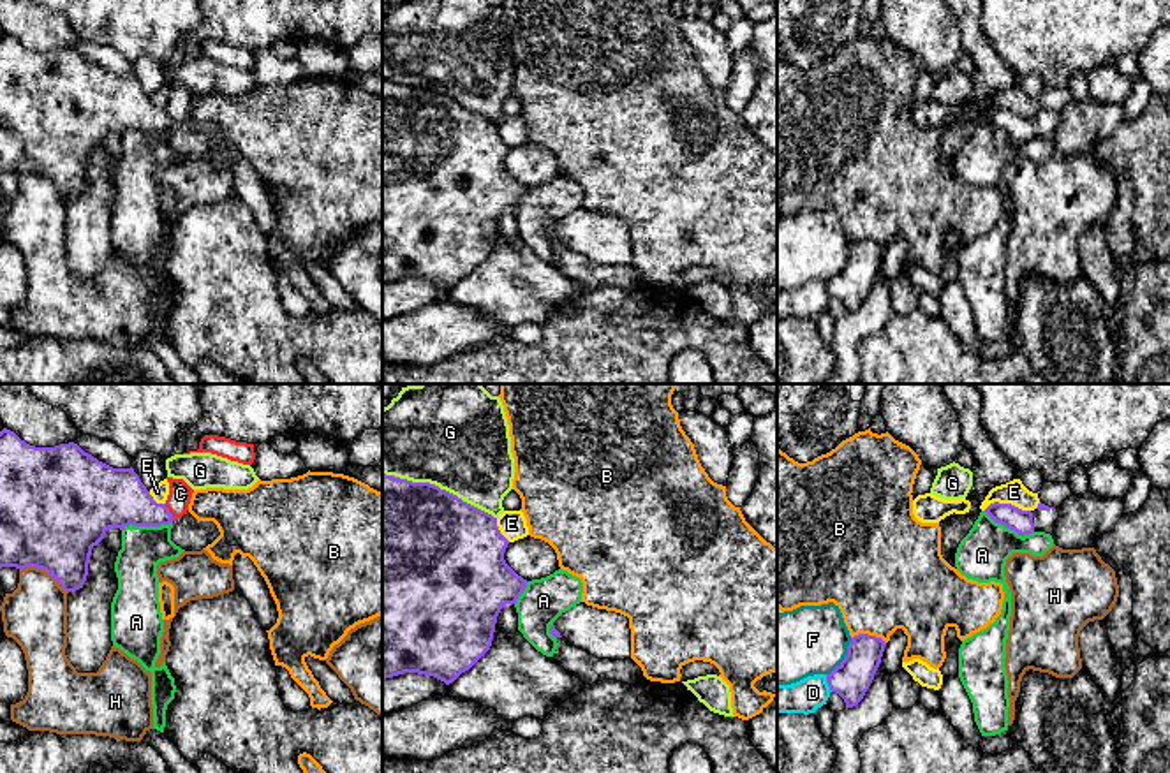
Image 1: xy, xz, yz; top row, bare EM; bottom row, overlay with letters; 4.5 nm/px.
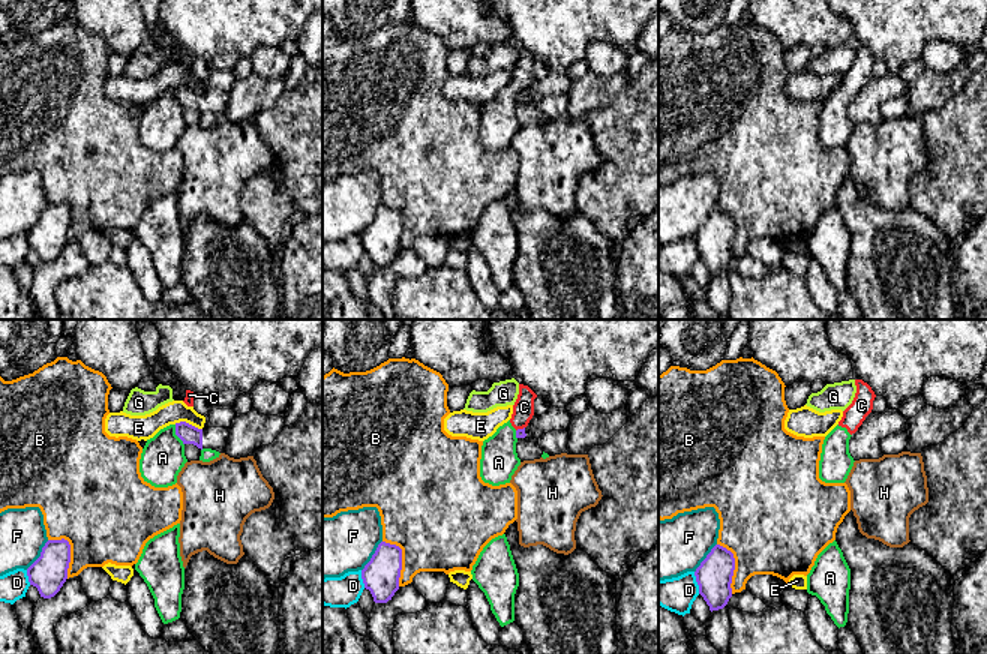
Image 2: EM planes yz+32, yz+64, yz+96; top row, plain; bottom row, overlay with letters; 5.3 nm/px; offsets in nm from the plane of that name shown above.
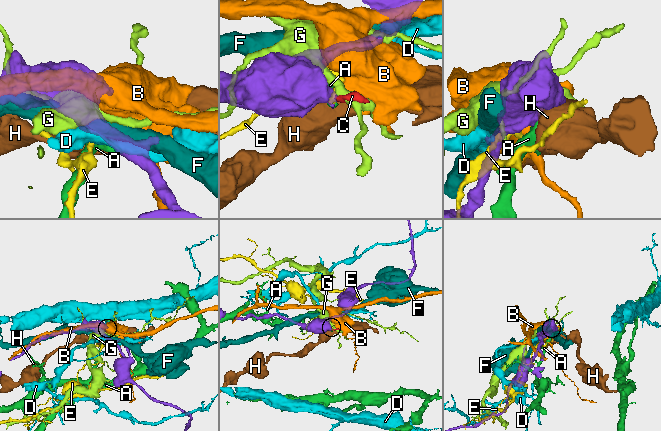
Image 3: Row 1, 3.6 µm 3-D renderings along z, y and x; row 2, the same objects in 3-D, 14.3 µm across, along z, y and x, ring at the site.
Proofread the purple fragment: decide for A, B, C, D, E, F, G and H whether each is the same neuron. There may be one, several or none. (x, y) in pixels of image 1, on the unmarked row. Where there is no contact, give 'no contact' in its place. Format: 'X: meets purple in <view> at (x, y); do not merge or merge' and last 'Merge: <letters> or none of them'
A: meets purple in xy at (147, 131); do not merge
B: meets purple in yz at (867, 240); do not merge
C: meets purple in xy at (170, 118); do not merge
D: meets purple in yz at (827, 287); do not merge
E: meets purple in yz at (1007, 110); do not merge
F: meets purple in yz at (844, 263); do not merge
G: meets purple in xz at (437, 92); do not merge
H: meets purple in xy at (44, 175); do not merge
Merge: none of them

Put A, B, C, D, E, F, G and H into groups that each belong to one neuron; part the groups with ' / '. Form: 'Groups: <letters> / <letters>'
Groups: A C / B / D / E / F / G / H

